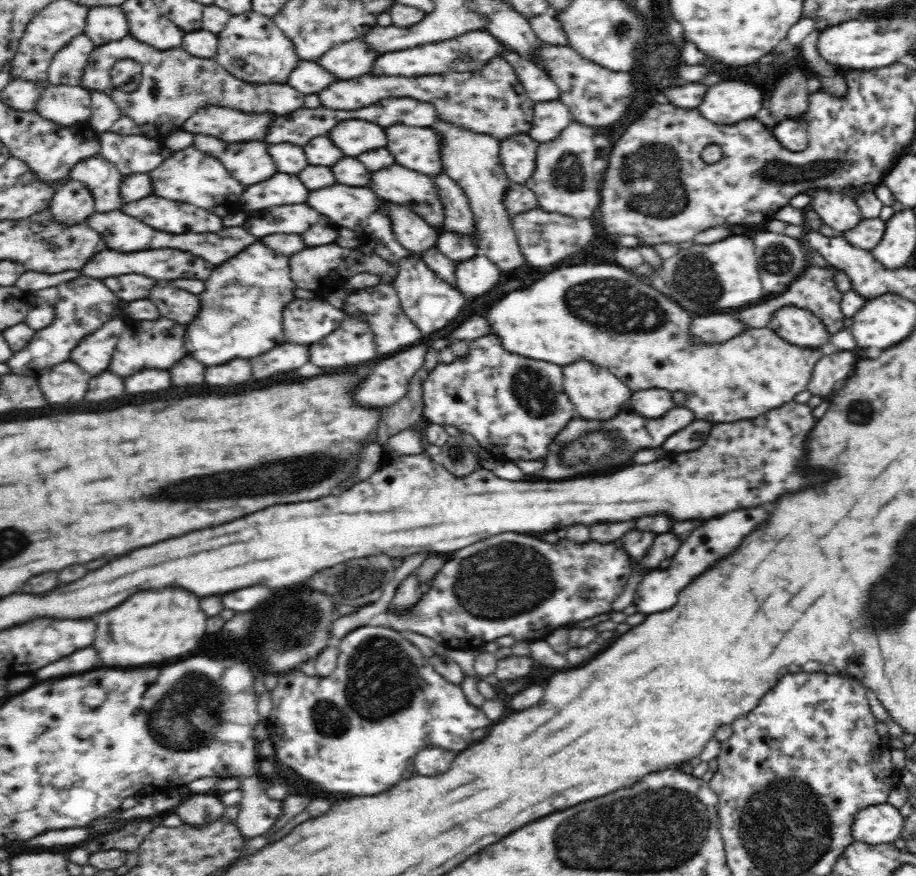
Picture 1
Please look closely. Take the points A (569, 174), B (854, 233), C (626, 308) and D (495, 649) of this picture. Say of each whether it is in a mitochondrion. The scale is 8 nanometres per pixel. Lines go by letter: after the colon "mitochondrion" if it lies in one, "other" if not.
A: mitochondrion
B: other
C: mitochondrion
D: other

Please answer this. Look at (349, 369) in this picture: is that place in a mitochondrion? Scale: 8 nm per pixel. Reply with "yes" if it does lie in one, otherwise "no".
no

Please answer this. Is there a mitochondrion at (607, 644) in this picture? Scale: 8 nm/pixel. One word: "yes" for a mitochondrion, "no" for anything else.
no

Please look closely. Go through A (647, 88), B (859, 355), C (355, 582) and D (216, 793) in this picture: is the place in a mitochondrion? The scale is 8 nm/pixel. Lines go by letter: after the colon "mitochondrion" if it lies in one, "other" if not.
A: other
B: other
C: mitochondrion
D: other

